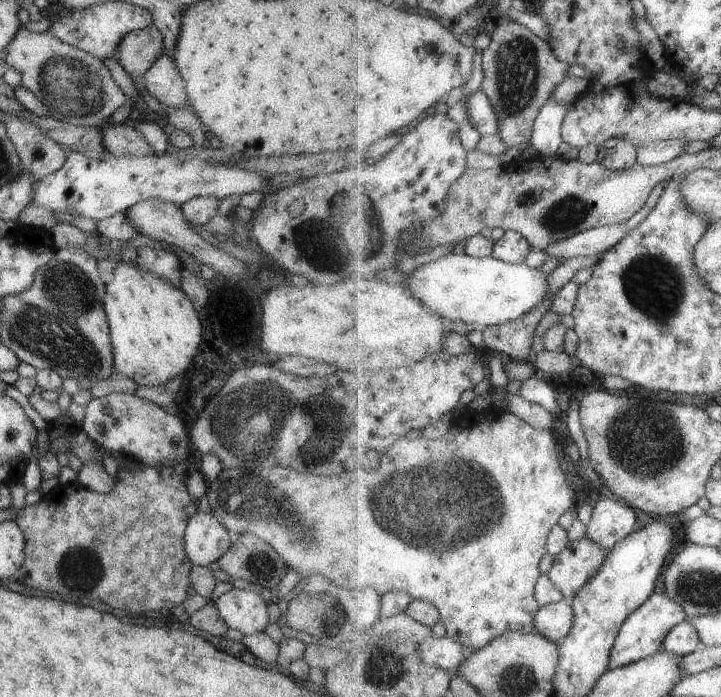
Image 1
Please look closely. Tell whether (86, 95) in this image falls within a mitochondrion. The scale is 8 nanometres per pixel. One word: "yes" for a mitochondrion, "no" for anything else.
yes

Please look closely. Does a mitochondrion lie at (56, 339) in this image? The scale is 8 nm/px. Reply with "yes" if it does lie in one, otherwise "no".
yes

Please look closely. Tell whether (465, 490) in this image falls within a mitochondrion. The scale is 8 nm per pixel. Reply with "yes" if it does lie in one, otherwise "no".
yes

